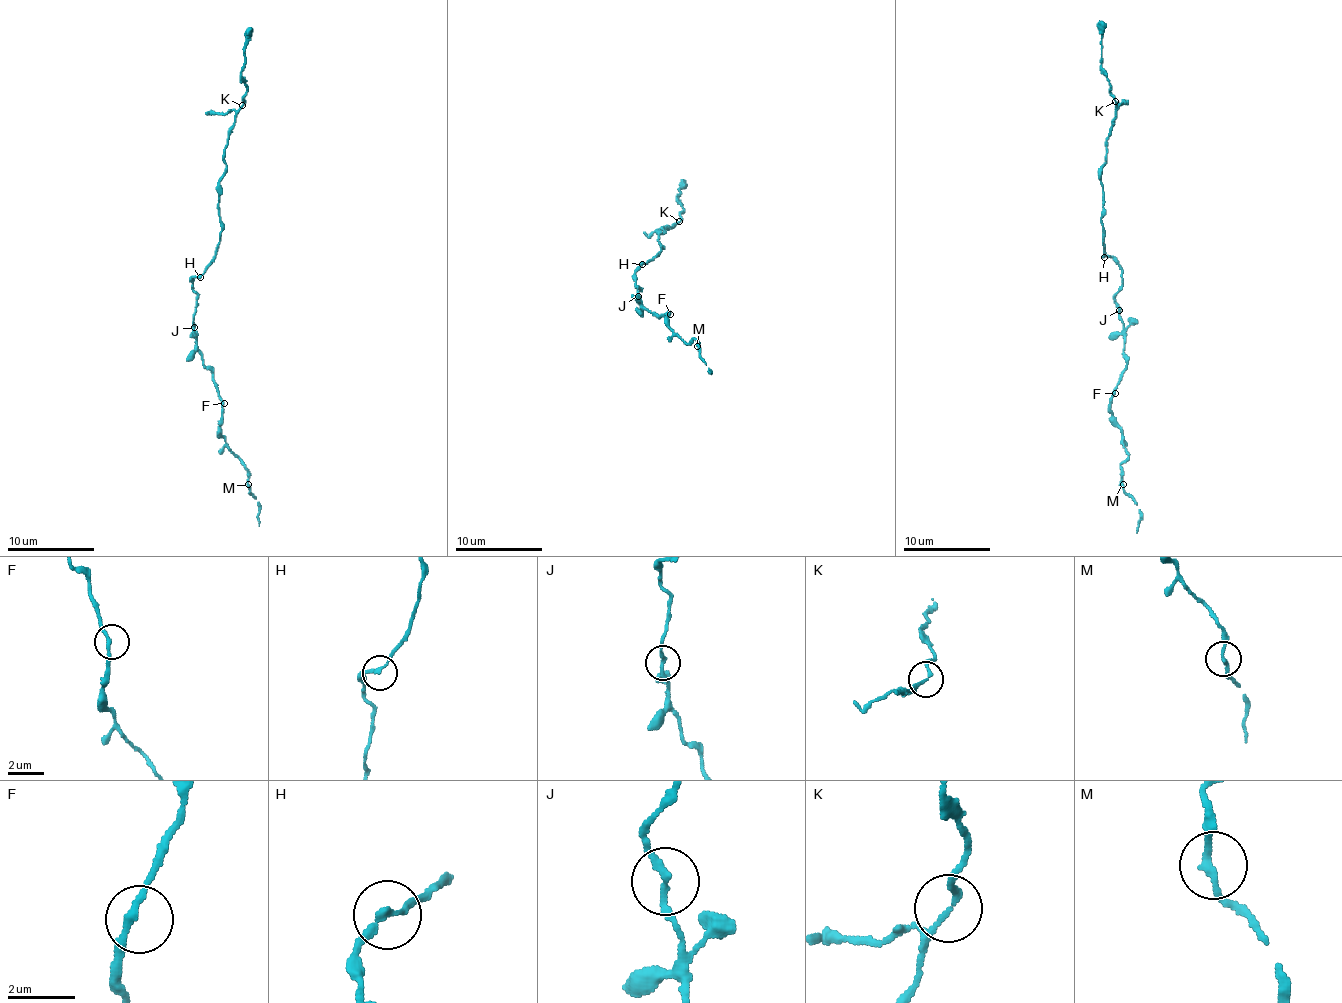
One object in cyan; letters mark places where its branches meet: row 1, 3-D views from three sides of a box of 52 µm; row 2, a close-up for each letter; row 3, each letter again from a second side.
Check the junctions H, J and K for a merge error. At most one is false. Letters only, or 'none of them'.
none of them

